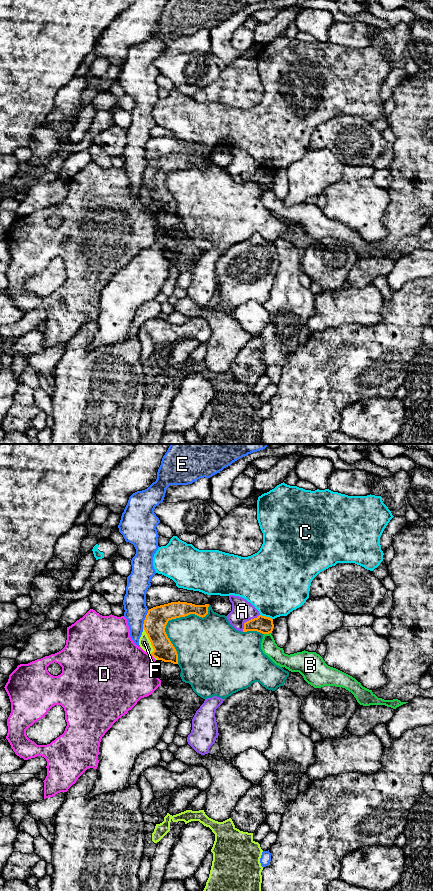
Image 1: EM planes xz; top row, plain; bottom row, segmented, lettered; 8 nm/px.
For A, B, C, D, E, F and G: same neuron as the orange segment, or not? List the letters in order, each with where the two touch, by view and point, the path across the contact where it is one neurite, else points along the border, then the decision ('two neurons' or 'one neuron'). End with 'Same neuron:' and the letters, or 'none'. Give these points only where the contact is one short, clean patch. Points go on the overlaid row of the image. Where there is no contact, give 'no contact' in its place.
A: meets orange in xz at (247, 621); two neurons
B: meets orange in xz at (267, 633); border along xz (270, 632), (264, 634); two neurons
C: meets orange in xz at (266, 617); two neurons
D: meets orange in xz at (151, 654); border along xz (149, 654), (153, 657); two neurons
E: meets orange in xz at (145, 619); two neurons
F: meets orange in xz at (150, 641); border along xz (143, 628), (153, 649), (150, 654); two neurons
G: meets orange in xz at (171, 619); two neurons
Same neuron: none

